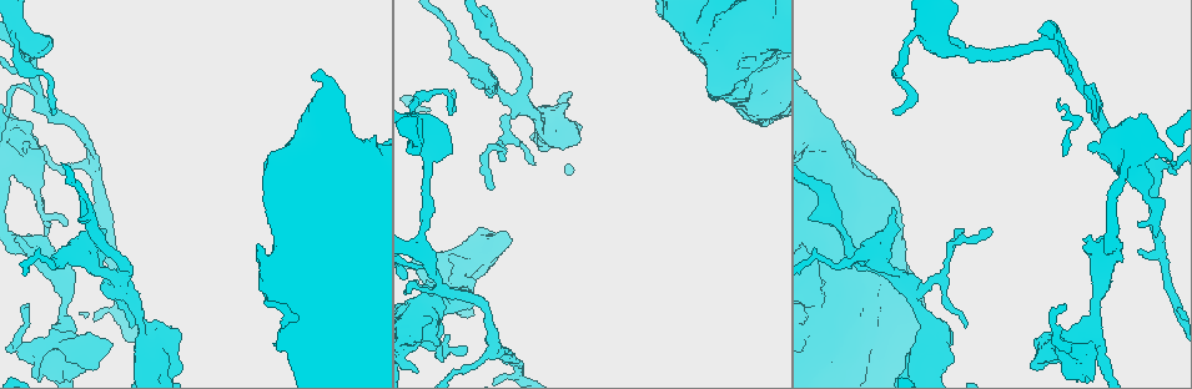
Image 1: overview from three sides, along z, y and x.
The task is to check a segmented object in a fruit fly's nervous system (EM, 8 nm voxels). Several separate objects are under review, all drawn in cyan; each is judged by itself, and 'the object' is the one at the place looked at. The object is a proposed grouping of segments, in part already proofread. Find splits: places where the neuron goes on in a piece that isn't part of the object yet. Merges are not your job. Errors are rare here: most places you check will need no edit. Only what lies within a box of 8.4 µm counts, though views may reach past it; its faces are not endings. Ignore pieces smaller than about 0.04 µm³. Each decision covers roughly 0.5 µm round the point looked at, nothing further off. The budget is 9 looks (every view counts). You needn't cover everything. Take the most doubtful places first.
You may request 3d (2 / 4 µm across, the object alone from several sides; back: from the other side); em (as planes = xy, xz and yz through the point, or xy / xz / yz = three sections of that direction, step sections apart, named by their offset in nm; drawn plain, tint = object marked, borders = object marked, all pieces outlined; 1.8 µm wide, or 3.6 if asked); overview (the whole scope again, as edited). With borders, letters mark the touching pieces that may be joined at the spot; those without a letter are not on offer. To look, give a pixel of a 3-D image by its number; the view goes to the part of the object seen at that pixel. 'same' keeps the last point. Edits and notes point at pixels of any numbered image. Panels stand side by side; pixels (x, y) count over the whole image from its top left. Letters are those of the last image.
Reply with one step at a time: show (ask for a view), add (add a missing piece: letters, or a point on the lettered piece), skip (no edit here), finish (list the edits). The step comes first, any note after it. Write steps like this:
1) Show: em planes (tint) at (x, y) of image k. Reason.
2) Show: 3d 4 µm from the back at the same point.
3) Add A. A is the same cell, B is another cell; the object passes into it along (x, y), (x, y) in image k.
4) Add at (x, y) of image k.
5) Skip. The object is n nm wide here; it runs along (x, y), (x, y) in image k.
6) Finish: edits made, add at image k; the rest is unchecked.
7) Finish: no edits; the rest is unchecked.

Show: 3d 4 µm from the back at (753, 17) of image 1. Closes a loop.

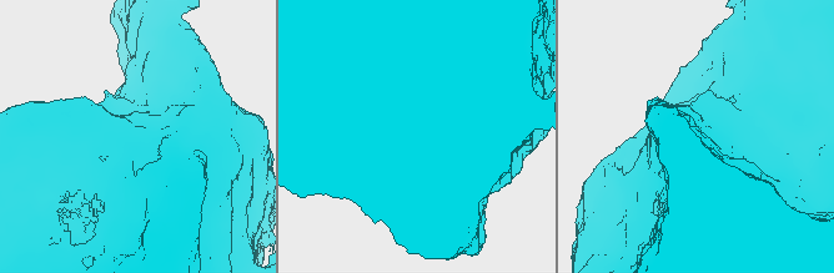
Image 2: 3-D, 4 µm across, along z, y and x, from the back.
Show: em planes (tint) at the same point. Need the tissue.

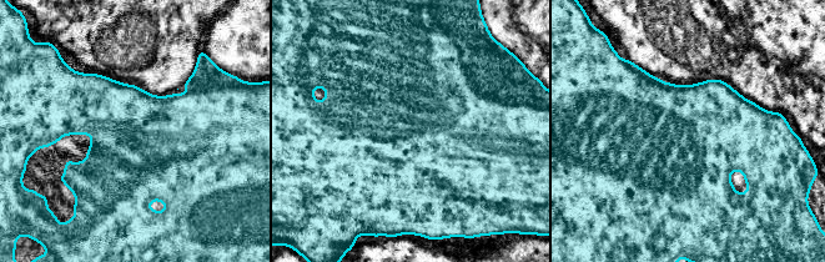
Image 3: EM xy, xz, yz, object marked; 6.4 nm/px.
Show: em planes (borders) at the same point.

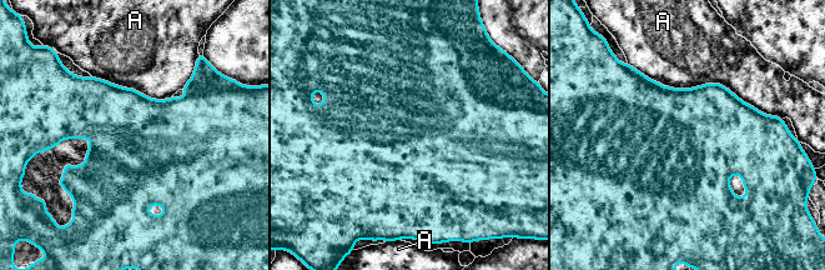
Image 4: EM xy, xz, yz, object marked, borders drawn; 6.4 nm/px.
Skip. The object is 700 nm wide here; A is another cell; a border runs along (634, 68), (774, 116) in image 4; none of them fits.

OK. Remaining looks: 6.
Show: em 3.6 µm planes (borders) at (547, 125) of image 1. Sudden change in width.

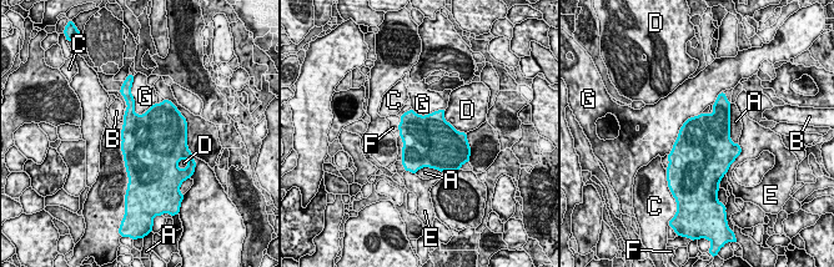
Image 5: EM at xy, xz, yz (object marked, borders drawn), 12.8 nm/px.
Skip. The object is 650 nm wide here; A, B, C, D, E, F and G are other cells; a border runs along (702, 112), (683, 124), (668, 155) in image 5; none of them fits.

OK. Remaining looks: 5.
Show: em yz step 8 (borders) at (1139, 249) of image 1. Thin end.

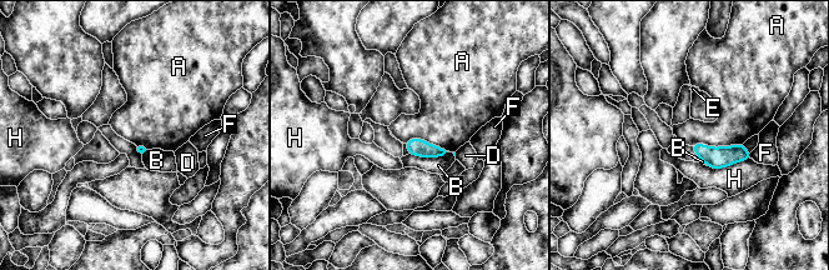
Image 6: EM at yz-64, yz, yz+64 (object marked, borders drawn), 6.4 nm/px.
Skip. A, B, D, E, F and H are other cells; a border runs along (742, 143), (722, 146), (691, 145) in image 6; no lettered piece goes on from it.

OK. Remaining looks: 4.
Show: 3d 4 µm at (1098, 346) of image 1. An open end.

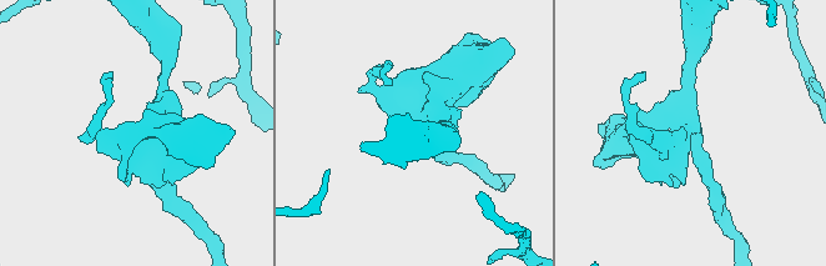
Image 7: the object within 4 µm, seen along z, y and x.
Show: em planes (borders) at (692, 132) of image 7. Need the tissue.

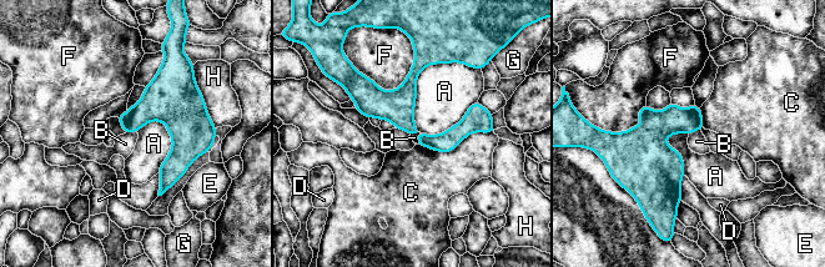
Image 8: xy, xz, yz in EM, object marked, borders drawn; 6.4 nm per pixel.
Skip. The longest contact is with A, 550 nm; A, B, C, D, E, F, G and H are other cells; it runs along (418, 55), (407, 122), (426, 140), (487, 129) in image 8; no lettered piece goes on from it.

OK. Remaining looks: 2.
Finish: no edits; the rest is unchecked.

